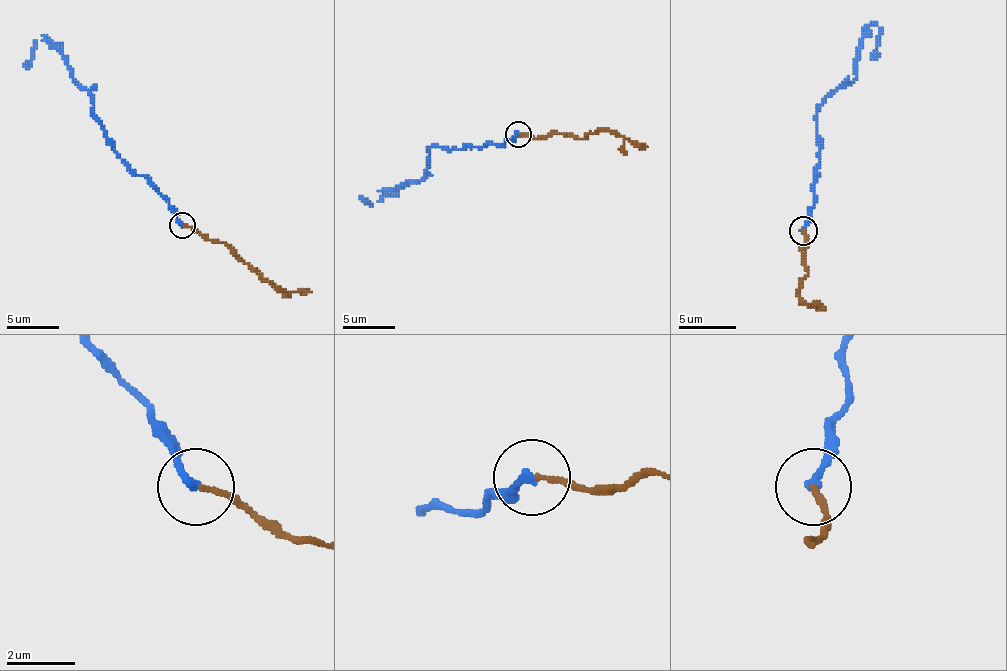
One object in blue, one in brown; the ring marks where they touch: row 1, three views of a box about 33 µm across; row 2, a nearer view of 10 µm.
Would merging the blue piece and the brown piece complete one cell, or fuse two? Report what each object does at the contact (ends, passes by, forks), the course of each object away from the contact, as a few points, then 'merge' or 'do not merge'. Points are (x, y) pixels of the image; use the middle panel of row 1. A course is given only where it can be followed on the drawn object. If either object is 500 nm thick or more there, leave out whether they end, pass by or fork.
blue ends | brown ends | blue via (517, 133), (504, 144), (455, 149), (432, 146), (429, 165), (416, 183), (395, 185), (372, 203), (362, 196) | brown via (520, 133), (543, 139), (562, 133), (582, 139), (608, 131), (647, 146) | merge

